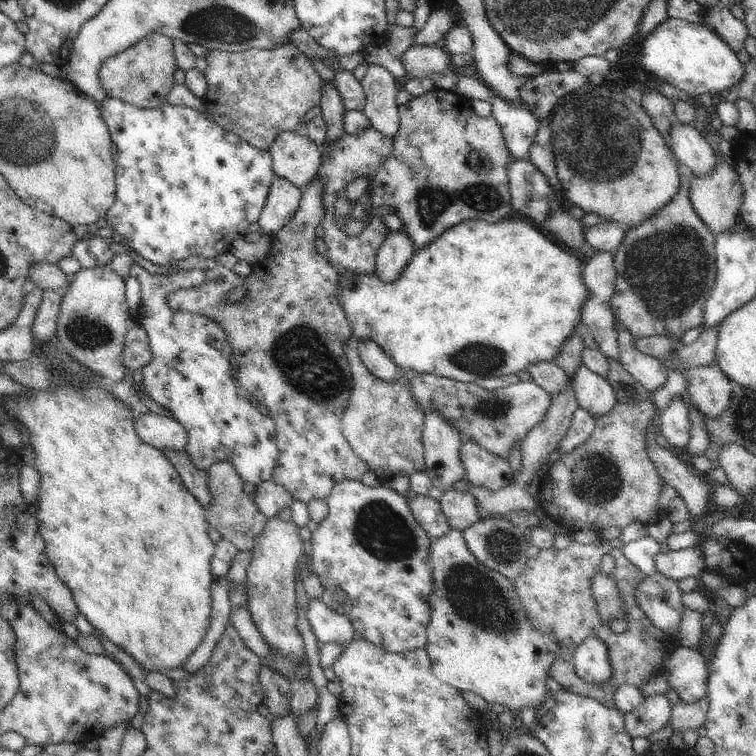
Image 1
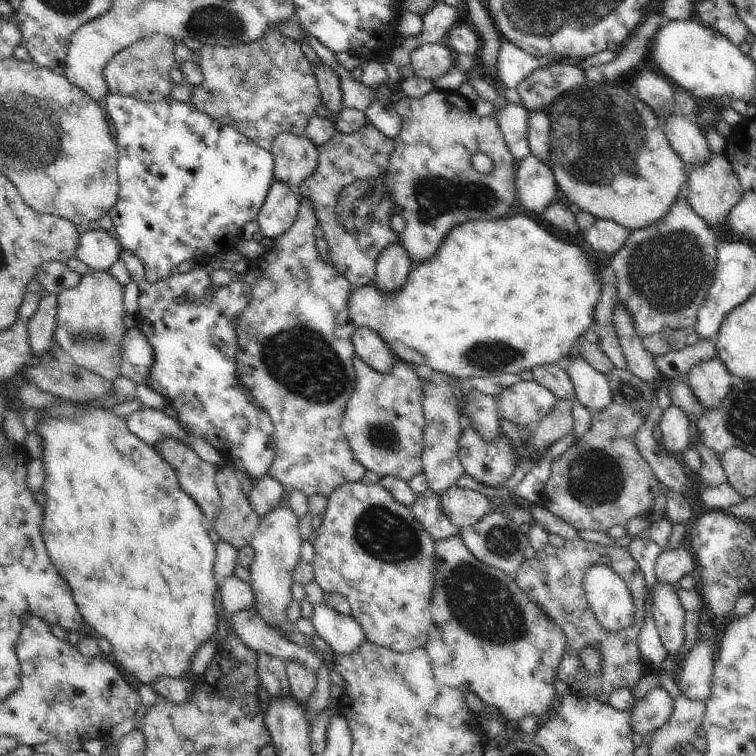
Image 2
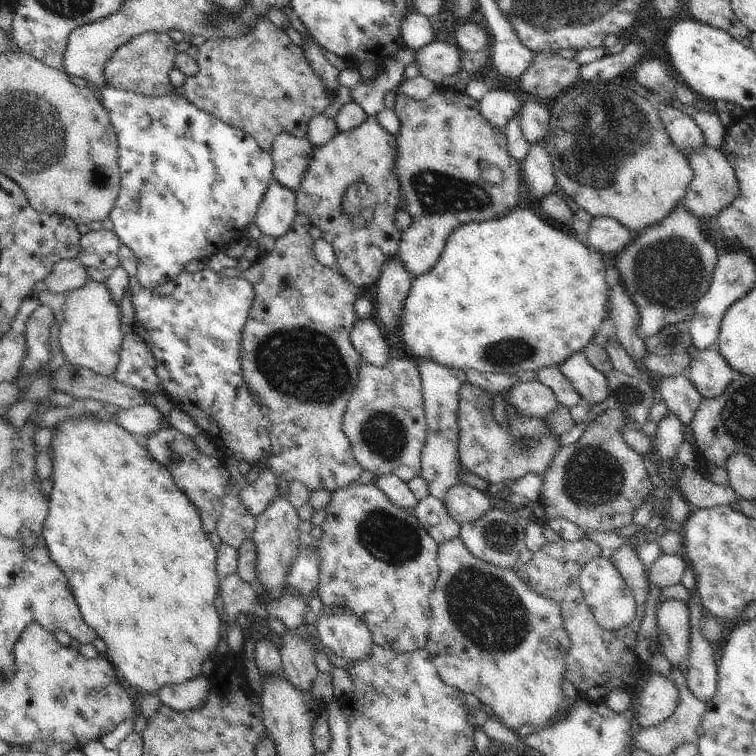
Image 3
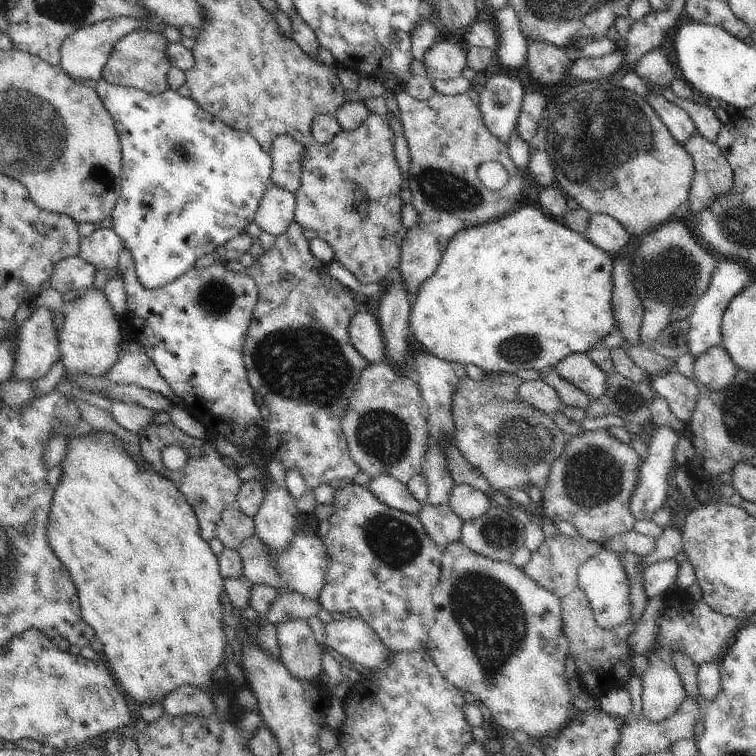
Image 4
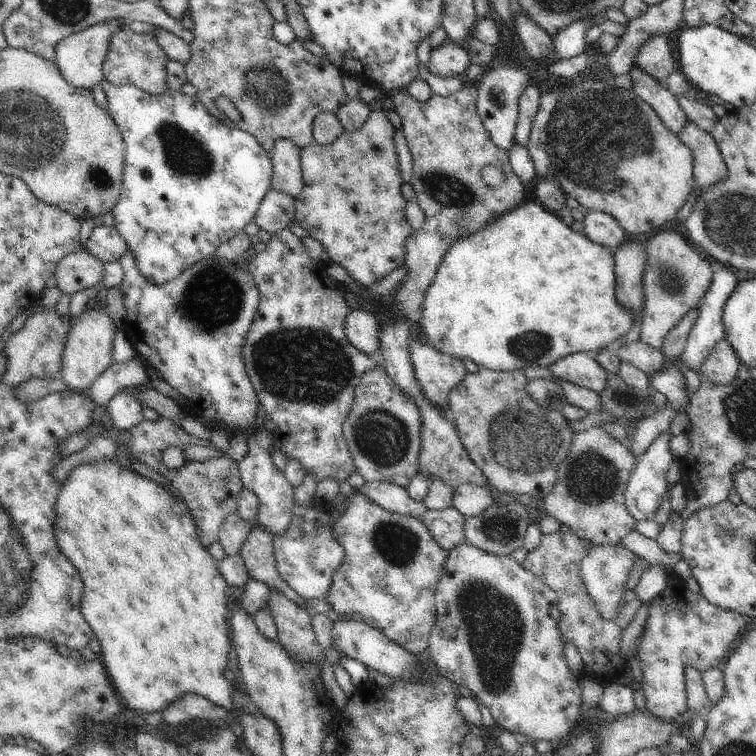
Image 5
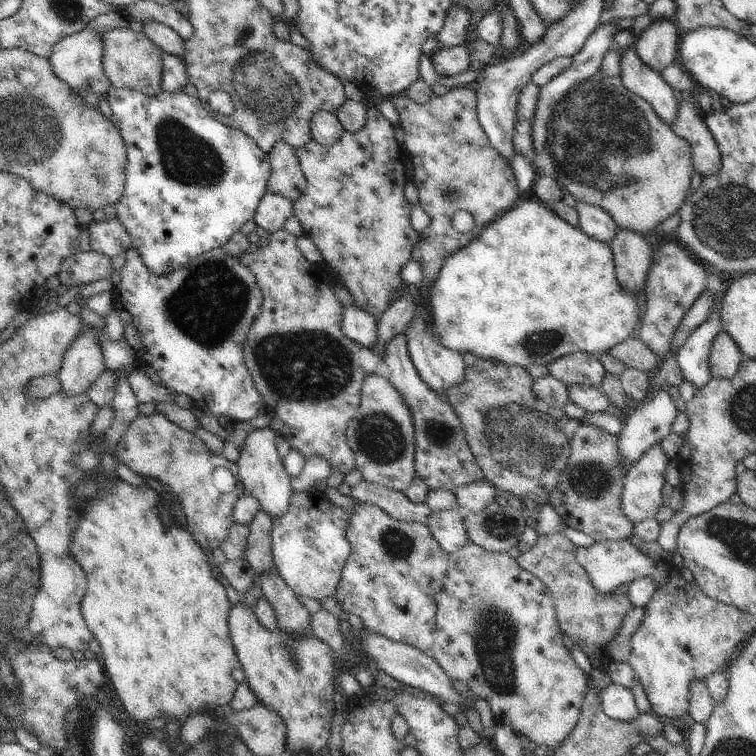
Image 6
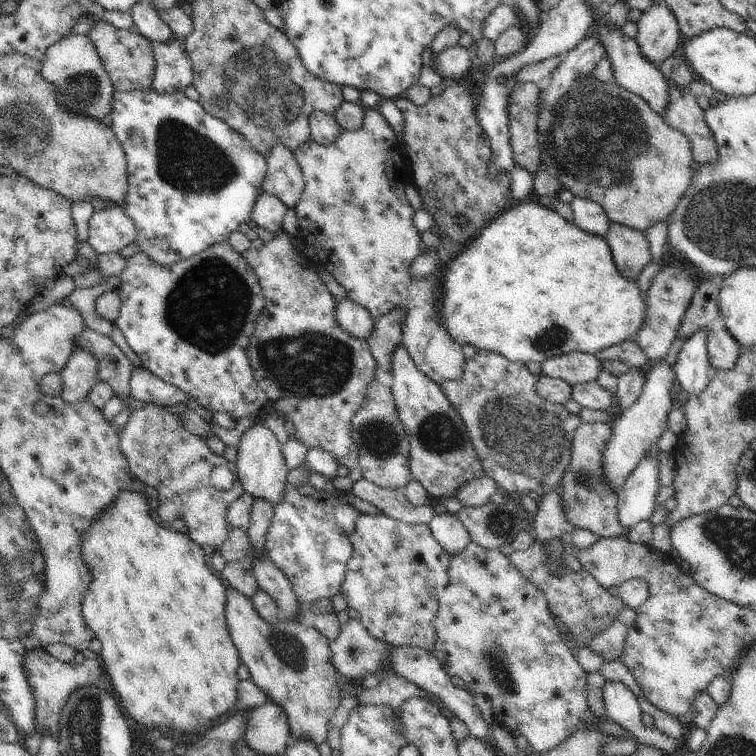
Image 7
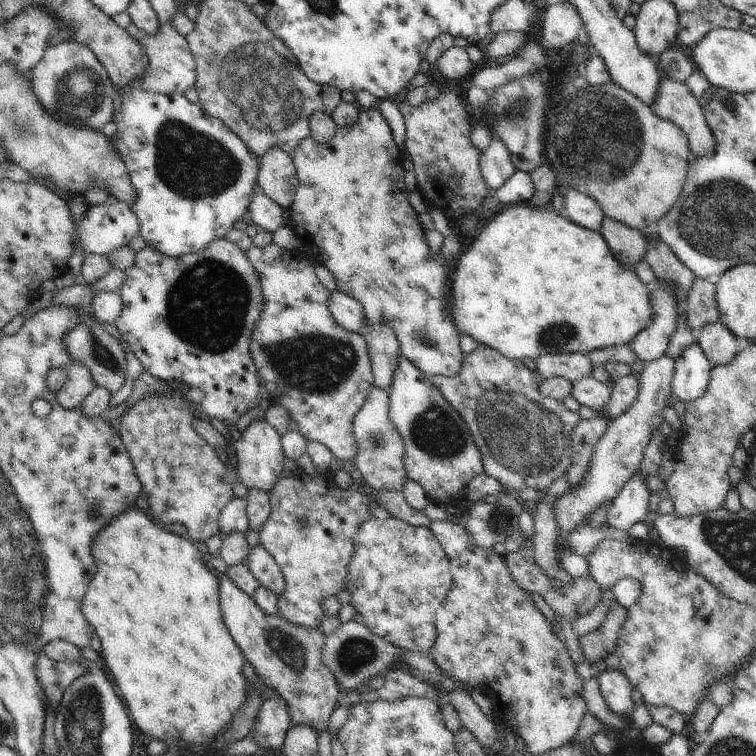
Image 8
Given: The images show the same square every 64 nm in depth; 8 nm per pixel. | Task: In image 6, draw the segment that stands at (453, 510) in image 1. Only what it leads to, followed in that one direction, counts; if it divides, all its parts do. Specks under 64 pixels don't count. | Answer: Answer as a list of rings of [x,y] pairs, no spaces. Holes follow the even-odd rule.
[[[488,480],[462,485],[455,490],[459,510],[463,514],[482,512],[496,498],[496,487]]]

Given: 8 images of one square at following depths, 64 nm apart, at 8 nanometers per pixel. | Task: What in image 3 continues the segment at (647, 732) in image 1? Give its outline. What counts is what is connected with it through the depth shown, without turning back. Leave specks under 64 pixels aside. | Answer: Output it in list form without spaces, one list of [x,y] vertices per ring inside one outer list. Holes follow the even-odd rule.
[[[650,671],[644,689],[637,694],[638,724],[640,728],[650,728],[665,722],[678,706],[680,692],[671,676]]]

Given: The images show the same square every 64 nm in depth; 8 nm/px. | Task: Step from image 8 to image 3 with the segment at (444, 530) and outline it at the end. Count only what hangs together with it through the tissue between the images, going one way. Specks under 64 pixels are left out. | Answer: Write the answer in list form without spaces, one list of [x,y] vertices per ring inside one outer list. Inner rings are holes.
[[[432,495],[426,496],[418,501],[413,512],[436,544],[444,544],[460,536],[461,525],[448,514],[443,500]]]

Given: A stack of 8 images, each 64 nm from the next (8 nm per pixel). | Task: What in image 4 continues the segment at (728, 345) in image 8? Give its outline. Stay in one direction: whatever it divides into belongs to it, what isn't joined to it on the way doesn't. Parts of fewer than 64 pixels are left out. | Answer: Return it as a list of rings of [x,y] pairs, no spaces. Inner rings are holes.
[[[722,344],[700,354],[700,358],[694,362],[694,382],[700,388],[708,388],[712,392],[720,392],[726,388],[736,372],[732,358]]]

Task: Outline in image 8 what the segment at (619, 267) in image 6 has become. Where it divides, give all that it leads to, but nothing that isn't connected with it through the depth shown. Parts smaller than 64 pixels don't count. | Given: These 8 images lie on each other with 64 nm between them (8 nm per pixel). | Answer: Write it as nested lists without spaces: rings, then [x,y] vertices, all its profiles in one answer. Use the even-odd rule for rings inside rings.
[[[605,217],[600,232],[606,239],[614,258],[625,269],[634,270],[634,266],[640,260],[644,260],[647,253],[647,240],[641,230]]]

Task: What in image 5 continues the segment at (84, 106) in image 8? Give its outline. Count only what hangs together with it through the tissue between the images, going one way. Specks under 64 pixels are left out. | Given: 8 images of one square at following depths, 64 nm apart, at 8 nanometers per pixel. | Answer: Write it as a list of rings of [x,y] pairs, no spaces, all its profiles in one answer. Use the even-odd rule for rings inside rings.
[[[121,18],[100,21],[60,40],[55,48],[55,63],[62,76],[74,84],[75,87],[87,88],[92,91],[93,86],[100,84],[105,79],[103,64],[106,55],[109,53],[110,41],[114,38],[115,34],[118,34],[128,25],[129,23]]]

